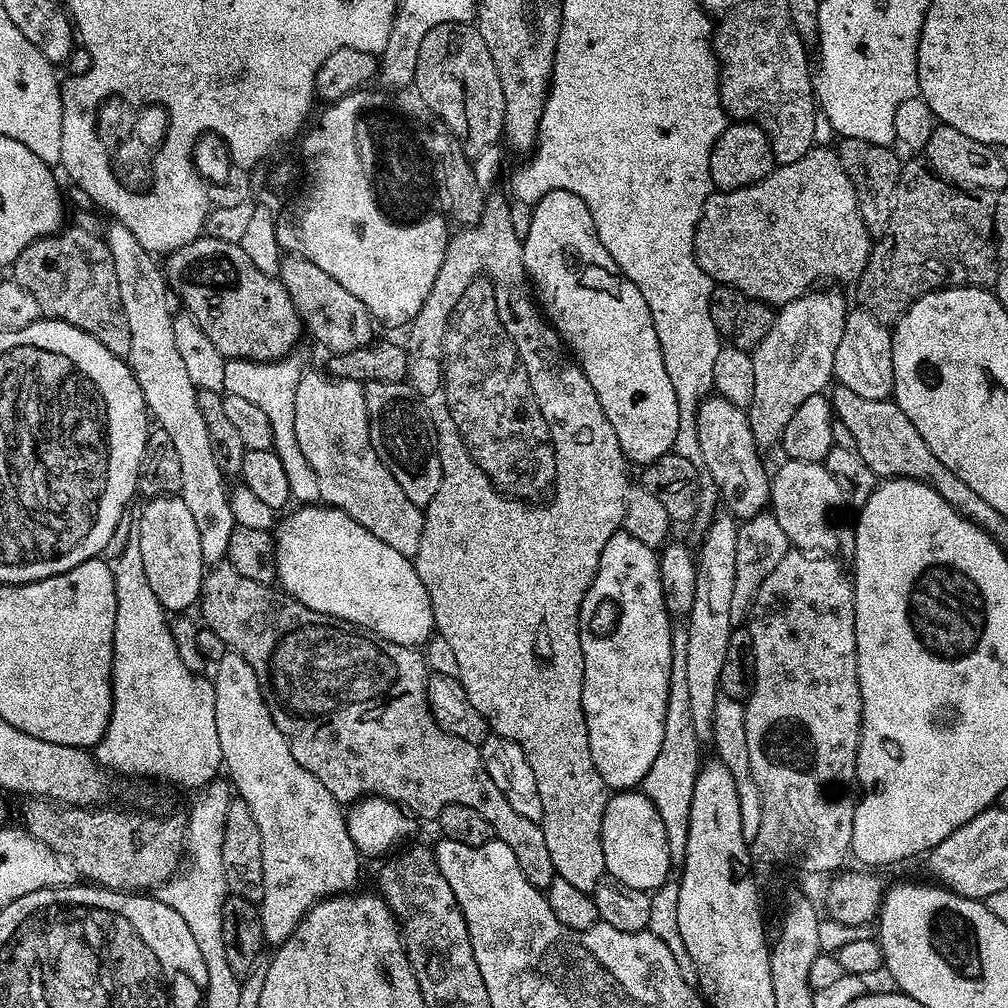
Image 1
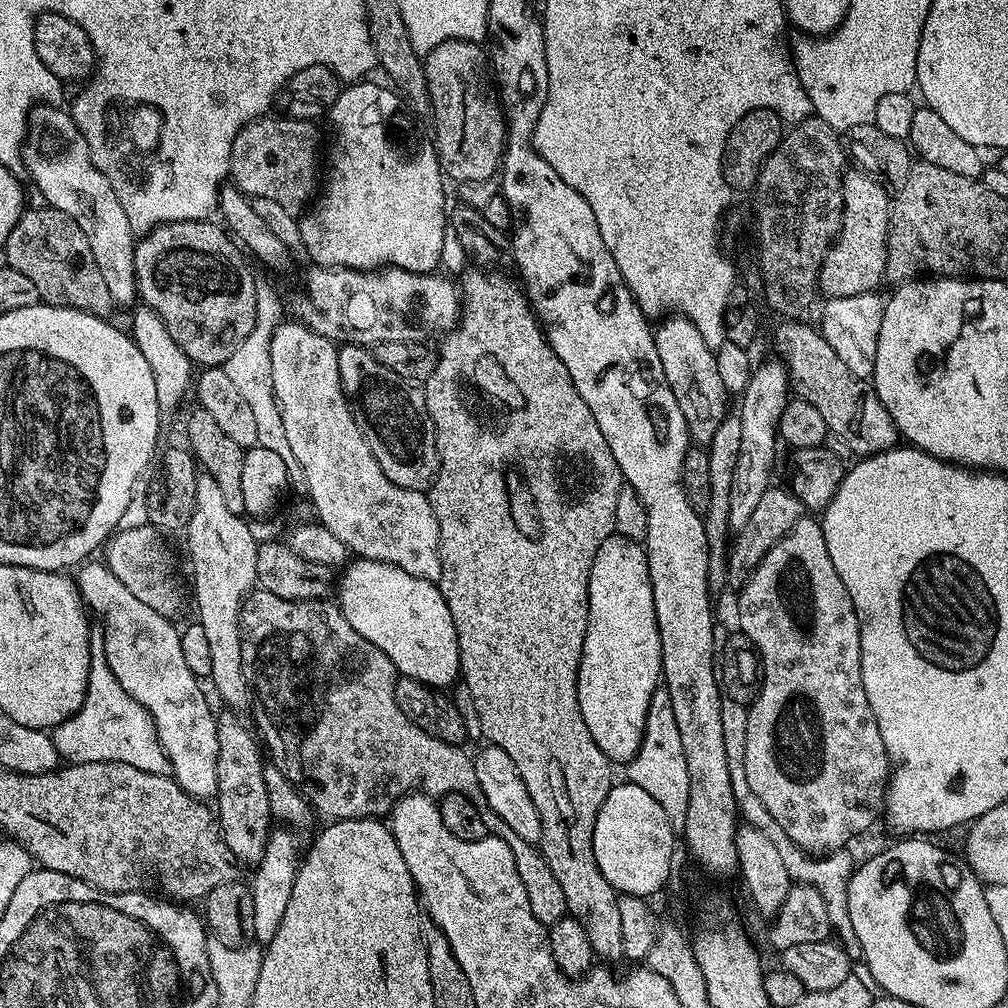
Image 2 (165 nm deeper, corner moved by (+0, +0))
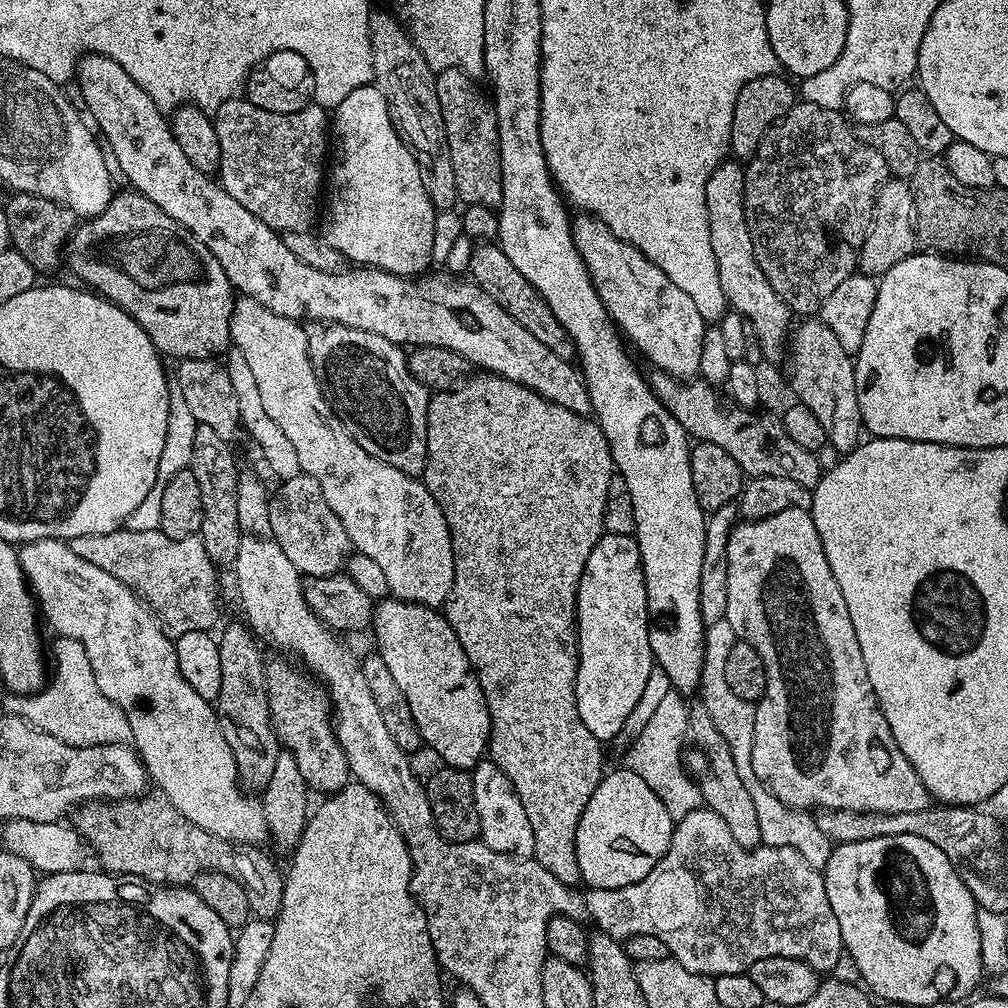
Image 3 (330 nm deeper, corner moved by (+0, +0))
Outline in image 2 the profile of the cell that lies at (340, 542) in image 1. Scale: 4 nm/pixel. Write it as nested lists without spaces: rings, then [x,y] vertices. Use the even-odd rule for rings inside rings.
[[[356,558],[351,561],[343,569],[342,575],[338,580],[338,596],[340,592],[340,600],[338,599],[338,607],[340,613],[346,618],[346,622],[350,622],[350,626],[354,626],[354,630],[358,630],[358,634],[362,634],[362,638],[366,638],[370,642],[374,642],[374,646],[378,650],[382,650],[382,654],[386,654],[386,658],[390,658],[390,662],[394,662],[397,673],[401,677],[409,680],[417,680],[420,684],[425,685],[433,690],[441,690],[440,688],[448,688],[452,683],[457,683],[460,676],[460,651],[458,650],[458,634],[454,630],[454,618],[450,618],[450,606],[446,606],[446,598],[442,598],[439,587],[431,580],[422,580],[414,578],[410,574],[406,574],[404,570],[398,570],[393,564],[379,564],[376,560],[365,560]]]

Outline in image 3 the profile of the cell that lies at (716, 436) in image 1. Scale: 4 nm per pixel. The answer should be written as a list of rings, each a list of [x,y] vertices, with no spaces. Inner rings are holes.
[[[580,214],[572,220],[572,237],[612,323],[629,341],[636,343],[635,351],[640,351],[659,371],[677,378],[695,377],[702,362],[706,321],[698,314],[698,306],[694,306],[690,294],[674,286],[642,250],[615,236],[591,214]]]

